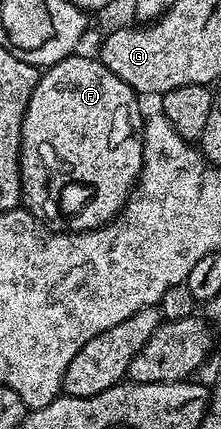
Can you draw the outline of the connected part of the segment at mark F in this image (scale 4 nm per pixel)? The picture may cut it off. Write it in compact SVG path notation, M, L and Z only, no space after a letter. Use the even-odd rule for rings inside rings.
M73 53L68 55L62 61L54 64L54 66L47 68L41 74L38 85L26 105L26 113L22 121L22 137L20 138L20 194L23 206L35 219L49 221L48 219L56 219L60 215L60 194L63 193L64 186L67 183L85 183L88 187L96 187L92 191L92 200L73 217L73 224L71 225L77 231L95 231L97 227L105 227L111 219L115 219L120 214L120 210L128 202L128 196L131 195L132 189L136 186L136 181L140 177L140 170L142 169L141 100L136 92L130 89L130 85L126 85L126 81L122 81L122 77L114 77L114 73L110 73L110 69L106 69L106 65L102 65L99 58L92 56L91 59L88 55L80 54Z

